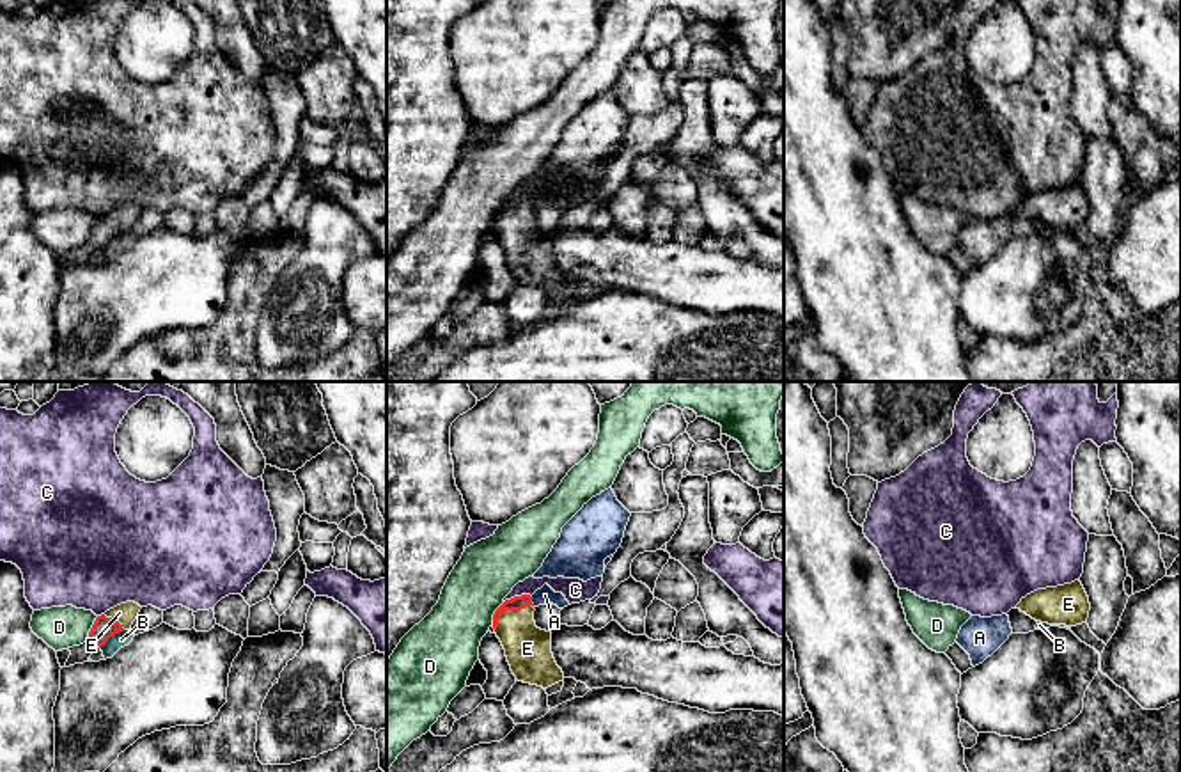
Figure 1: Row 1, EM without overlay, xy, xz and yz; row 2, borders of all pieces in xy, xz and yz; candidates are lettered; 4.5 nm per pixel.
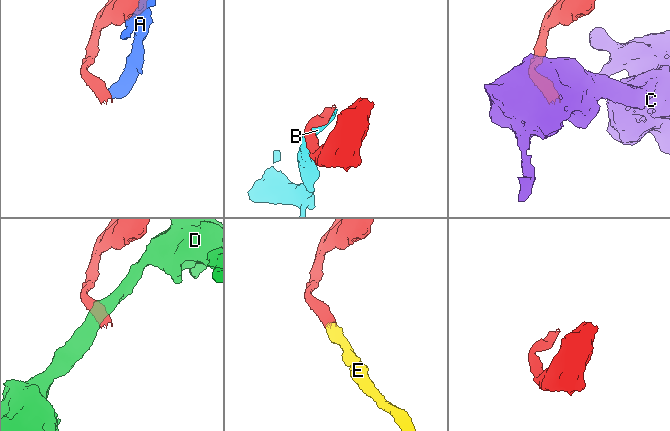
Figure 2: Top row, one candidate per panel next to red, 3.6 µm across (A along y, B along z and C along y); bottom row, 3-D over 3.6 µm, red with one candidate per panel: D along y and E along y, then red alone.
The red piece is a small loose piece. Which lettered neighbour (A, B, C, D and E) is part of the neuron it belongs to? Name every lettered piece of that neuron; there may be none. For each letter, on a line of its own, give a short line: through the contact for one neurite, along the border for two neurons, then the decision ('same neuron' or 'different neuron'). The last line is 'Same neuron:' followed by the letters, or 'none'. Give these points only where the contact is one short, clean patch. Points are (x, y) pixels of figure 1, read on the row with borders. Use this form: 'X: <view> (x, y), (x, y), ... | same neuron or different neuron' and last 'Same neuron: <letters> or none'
A: xz (531, 597), (534, 607) | different neuron
B: xy (123, 629), (100, 646) | different neuron
C: xz (531, 595), (515, 595), (504, 602) | different neuron
D: xy (98, 616), (87, 638) | different neuron
E: xz (518, 602), (509, 609), (516, 632), (527, 648) | same neuron
Same neuron: E

